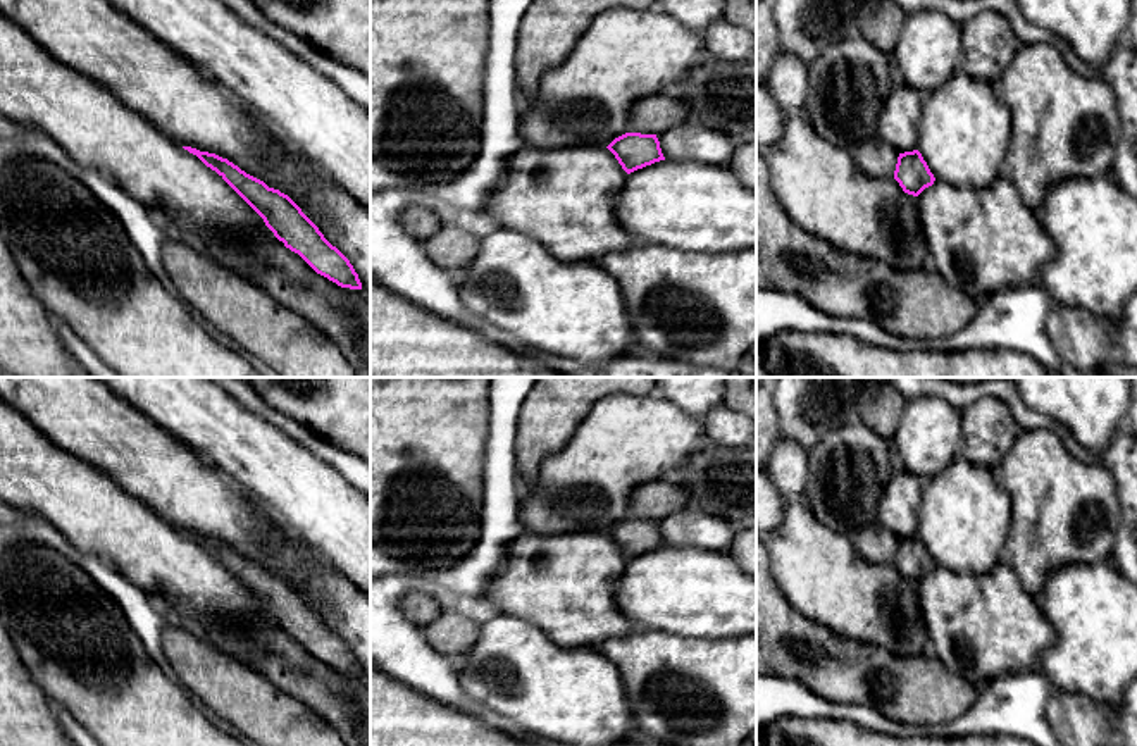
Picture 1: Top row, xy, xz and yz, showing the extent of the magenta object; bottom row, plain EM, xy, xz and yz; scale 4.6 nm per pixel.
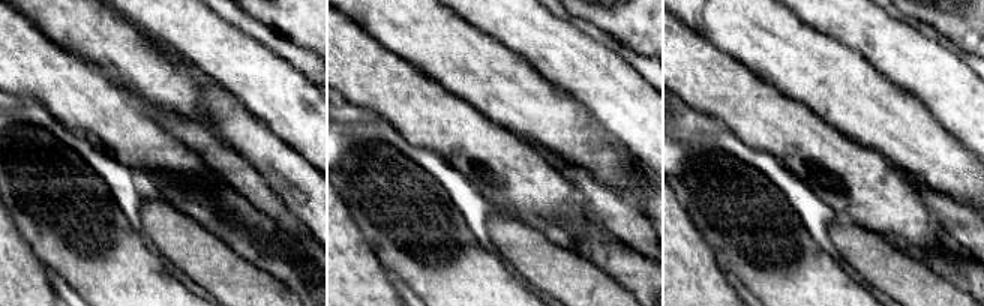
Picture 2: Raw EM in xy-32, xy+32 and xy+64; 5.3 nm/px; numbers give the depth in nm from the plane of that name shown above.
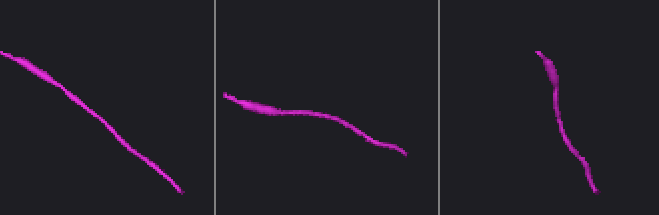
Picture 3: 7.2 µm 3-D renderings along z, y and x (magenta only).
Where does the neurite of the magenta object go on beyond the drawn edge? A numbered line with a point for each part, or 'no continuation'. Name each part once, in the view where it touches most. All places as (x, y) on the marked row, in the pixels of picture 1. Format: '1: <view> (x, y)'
no continuation

